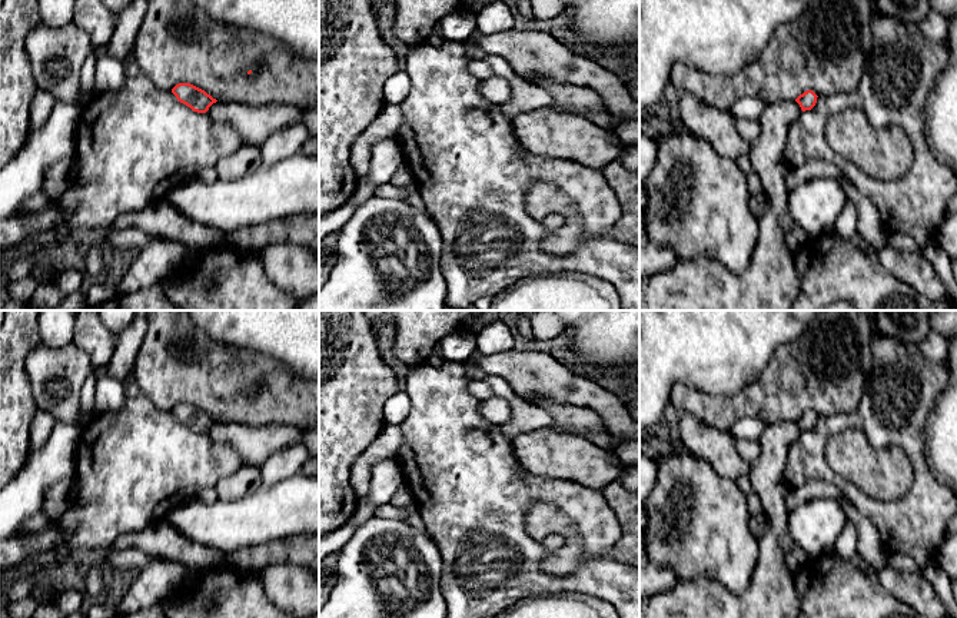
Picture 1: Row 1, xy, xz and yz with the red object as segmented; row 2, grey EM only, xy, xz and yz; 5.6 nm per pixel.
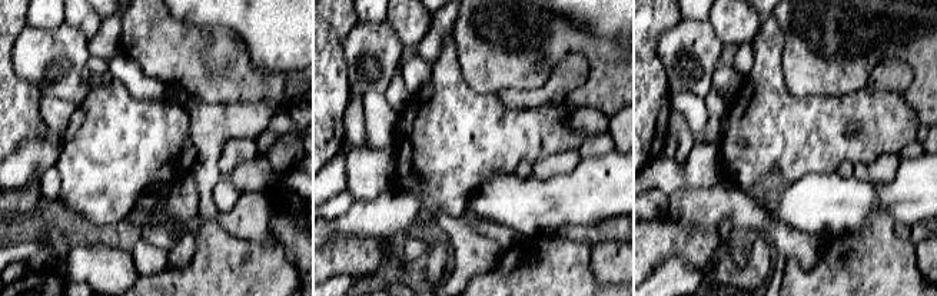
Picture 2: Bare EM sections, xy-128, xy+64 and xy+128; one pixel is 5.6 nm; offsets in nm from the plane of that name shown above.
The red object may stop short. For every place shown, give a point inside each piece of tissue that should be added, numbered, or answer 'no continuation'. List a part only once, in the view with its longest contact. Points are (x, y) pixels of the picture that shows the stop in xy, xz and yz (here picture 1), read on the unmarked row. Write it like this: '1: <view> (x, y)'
no continuation

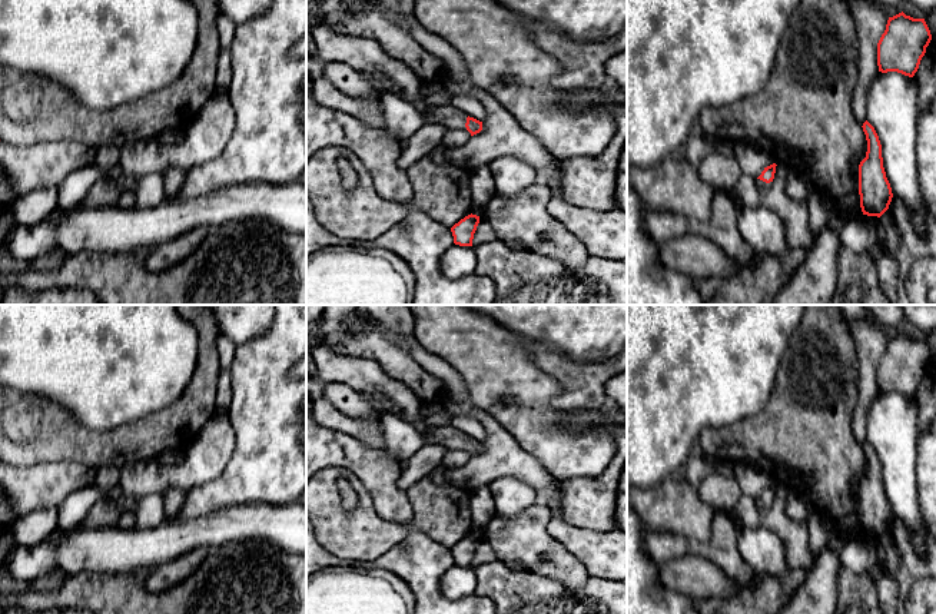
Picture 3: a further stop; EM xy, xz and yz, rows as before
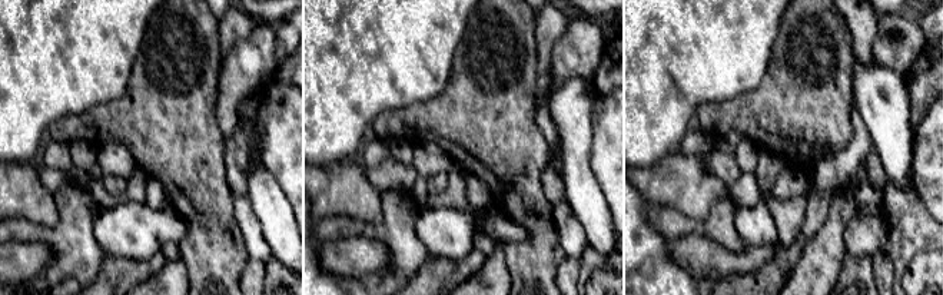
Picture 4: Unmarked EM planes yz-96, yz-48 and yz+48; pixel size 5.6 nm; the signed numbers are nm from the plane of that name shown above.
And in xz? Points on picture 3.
1: xz (364, 375)

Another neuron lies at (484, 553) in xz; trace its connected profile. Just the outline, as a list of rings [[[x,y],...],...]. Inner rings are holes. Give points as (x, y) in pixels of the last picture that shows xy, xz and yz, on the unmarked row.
[[[479,538],[479,544],[474,554],[472,567],[475,568],[485,562],[492,562],[492,561],[498,561],[495,551],[485,540]]]

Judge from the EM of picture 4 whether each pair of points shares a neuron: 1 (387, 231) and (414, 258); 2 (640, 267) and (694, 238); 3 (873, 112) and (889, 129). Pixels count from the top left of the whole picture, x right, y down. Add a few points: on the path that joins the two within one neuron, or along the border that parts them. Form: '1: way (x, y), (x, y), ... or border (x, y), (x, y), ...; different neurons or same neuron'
1: way (394, 238), (407, 251); same neuron
2: border (667, 242), (670, 257), (690, 277); different neurons
3: way (877, 116), (886, 125); same neuron

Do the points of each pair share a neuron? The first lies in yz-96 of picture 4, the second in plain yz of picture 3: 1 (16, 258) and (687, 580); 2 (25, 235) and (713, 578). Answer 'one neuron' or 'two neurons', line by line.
1: one neuron
2: two neurons

